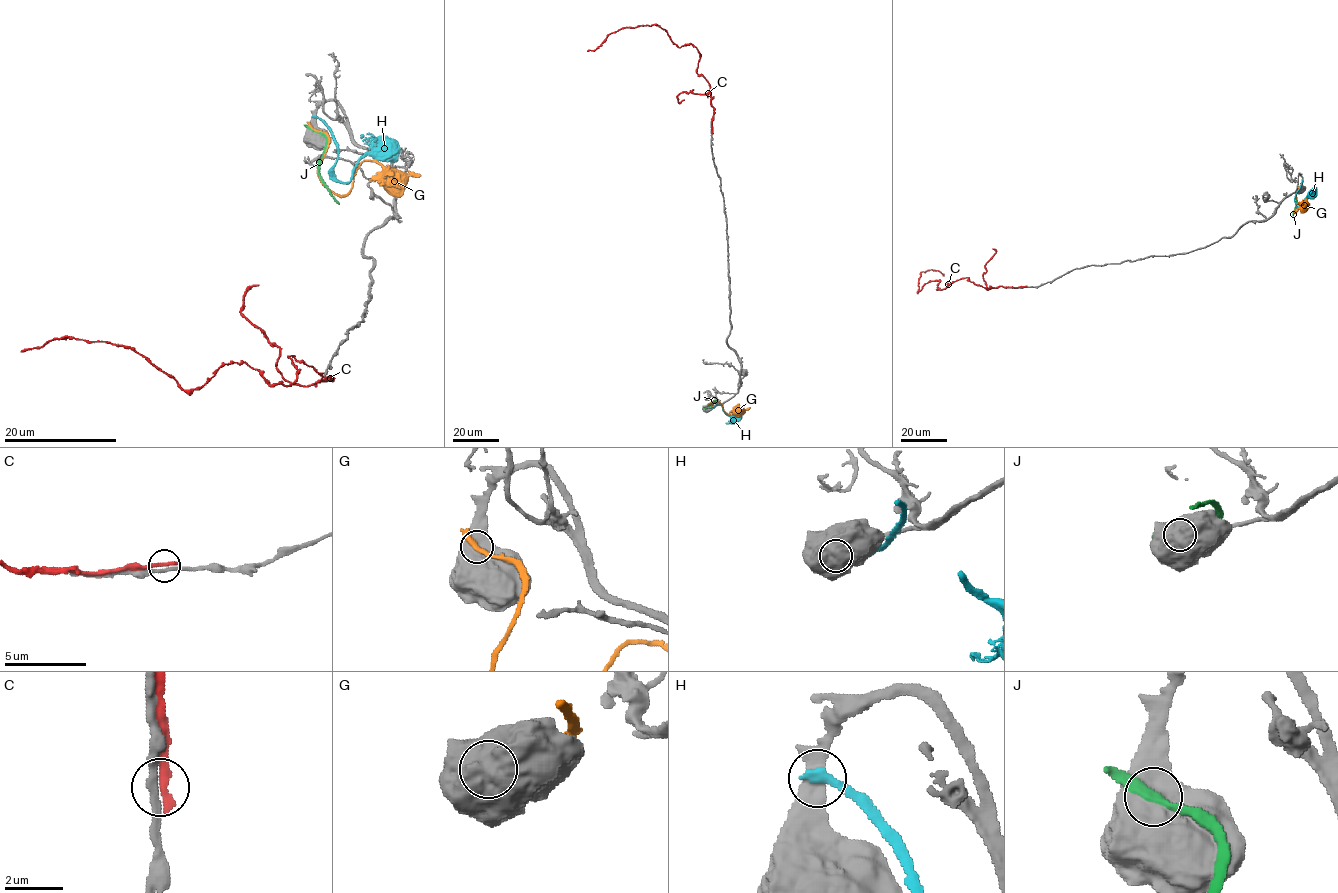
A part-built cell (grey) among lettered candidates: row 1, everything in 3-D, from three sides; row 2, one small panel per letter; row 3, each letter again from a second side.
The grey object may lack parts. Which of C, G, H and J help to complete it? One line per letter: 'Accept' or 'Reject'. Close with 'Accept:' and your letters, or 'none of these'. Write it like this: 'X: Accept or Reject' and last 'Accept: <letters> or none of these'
C: Reject
G: Reject
H: Reject
J: Reject
Accept: none of these

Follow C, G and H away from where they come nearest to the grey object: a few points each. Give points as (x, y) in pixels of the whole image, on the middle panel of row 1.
C: (712, 132), (709, 83), (692, 45), (639, 25), (587, 51)
G: (706, 408), (712, 404), (708, 404), (720, 402), (722, 409), (733, 414), (750, 407)
H: (707, 409), (712, 408), (714, 401), (719, 404), (730, 418), (729, 423), (725, 422)

